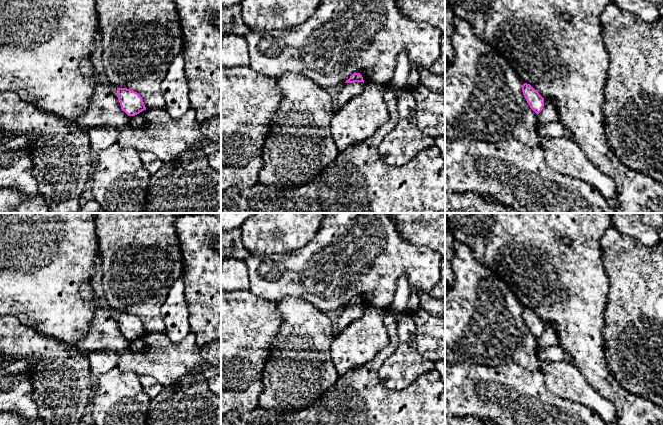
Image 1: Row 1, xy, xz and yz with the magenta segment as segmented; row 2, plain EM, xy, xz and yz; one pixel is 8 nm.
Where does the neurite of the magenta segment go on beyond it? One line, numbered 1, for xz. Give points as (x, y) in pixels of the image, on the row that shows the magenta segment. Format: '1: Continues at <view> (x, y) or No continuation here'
1: No continuation here

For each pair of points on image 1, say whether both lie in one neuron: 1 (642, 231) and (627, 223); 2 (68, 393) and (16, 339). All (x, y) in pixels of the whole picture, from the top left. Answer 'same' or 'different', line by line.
1: same
2: same

